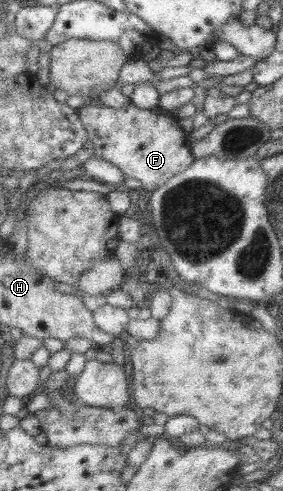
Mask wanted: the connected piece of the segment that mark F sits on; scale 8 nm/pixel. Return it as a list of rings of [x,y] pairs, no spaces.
[[[131,102],[120,109],[98,107],[92,103],[76,110],[87,139],[92,143],[92,156],[115,165],[124,178],[140,181],[140,189],[154,191],[174,174],[186,169],[194,160],[186,132],[179,127],[179,117],[175,112],[166,112],[159,107],[138,109]]]

